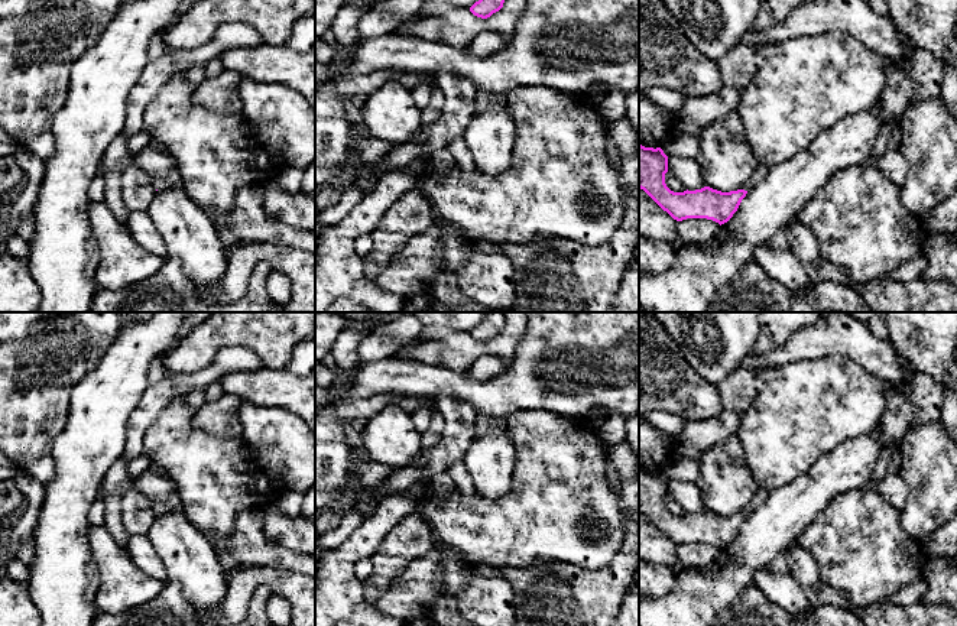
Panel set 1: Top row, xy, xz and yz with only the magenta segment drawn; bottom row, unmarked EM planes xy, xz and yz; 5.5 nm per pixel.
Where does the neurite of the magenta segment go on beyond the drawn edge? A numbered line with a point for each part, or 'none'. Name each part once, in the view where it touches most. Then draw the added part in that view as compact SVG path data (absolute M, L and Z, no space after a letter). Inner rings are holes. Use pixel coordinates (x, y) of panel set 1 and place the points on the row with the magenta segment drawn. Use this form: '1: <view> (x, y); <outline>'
1: yz (761, 172); M758 165L758 168L755 169L755 172L752 173L752 176L742 189L750 191L766 178L768 172L769 172L768 166Z

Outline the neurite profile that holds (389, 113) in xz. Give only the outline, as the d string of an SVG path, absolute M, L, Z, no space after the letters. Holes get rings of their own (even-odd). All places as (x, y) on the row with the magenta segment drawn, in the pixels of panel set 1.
M396 81L370 93L361 114L369 136L392 145L406 143L424 126L422 110L415 106L411 90Z

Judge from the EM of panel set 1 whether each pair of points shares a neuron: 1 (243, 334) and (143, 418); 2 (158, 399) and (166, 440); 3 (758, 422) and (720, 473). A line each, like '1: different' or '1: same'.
1: different
2: different
3: different

